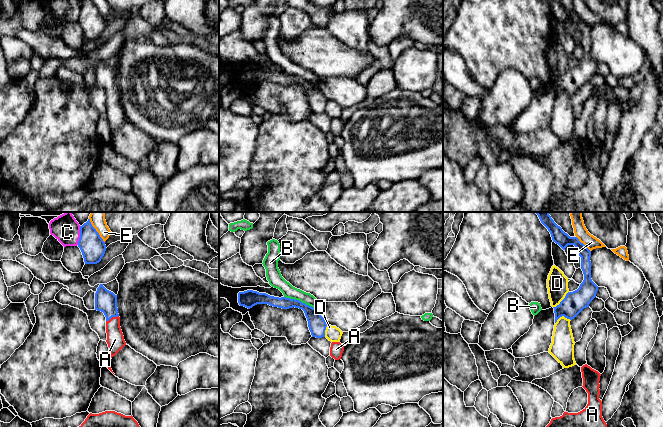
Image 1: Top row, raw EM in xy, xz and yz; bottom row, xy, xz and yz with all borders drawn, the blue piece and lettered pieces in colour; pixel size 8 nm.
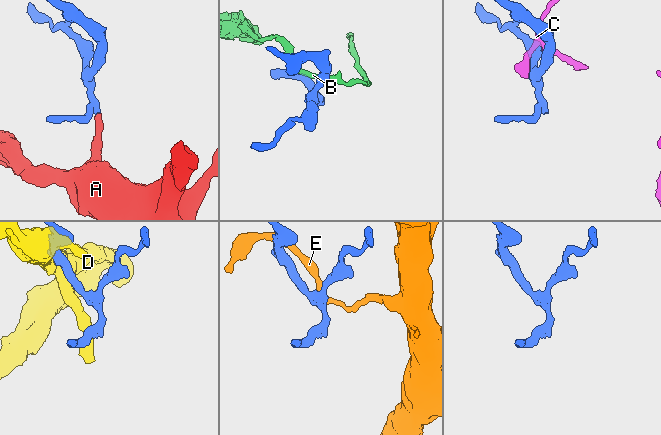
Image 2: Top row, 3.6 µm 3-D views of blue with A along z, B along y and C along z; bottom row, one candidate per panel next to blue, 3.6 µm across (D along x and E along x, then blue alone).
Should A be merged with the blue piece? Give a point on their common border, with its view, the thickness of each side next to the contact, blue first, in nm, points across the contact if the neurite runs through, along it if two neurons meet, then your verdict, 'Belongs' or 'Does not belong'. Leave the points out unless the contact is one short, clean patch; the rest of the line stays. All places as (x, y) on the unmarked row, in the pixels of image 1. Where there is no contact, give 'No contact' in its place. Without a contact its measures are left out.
Touches blue at xy (112, 92). Thickness 180 nm (blue) against 140 nm. Path across: xy (105, 77), (112, 92), (115, 115). Belongs

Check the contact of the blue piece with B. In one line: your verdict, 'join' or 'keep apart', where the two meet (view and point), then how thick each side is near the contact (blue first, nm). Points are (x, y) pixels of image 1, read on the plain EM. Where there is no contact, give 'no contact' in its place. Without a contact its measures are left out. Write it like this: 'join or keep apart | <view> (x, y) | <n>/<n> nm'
keep apart | xz (300, 77) | 150/110 nm

